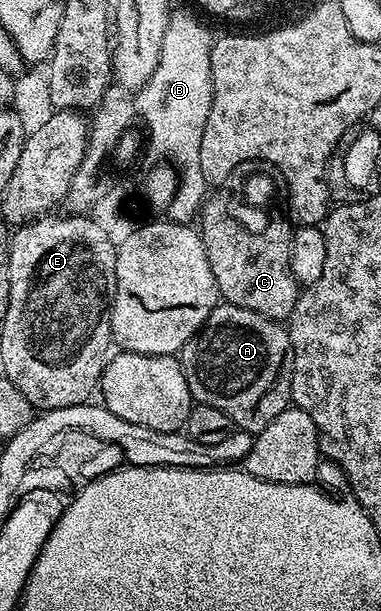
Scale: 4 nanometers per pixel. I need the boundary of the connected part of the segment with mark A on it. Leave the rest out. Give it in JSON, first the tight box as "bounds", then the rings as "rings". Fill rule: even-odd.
{"bounds":[177,302,291,433],"rings":[[[219,302],[177,358],[185,373],[185,381],[189,381],[192,400],[221,409],[221,413],[225,413],[225,417],[229,417],[238,430],[258,433],[291,403],[291,332],[280,320],[253,313],[253,309]]]}

